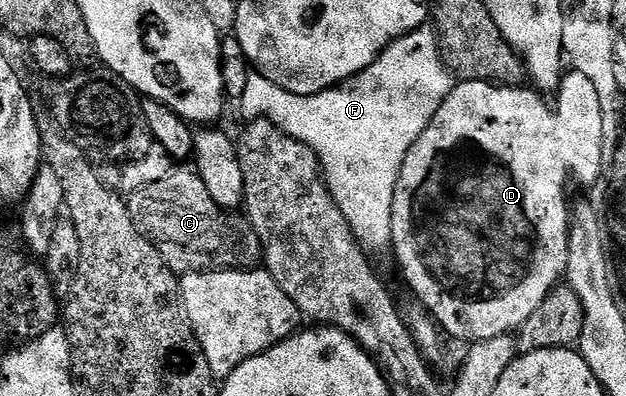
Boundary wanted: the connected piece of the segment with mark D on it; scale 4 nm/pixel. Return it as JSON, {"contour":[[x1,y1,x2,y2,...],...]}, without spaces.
{"contour":[[575,71,565,72,556,97,556,109,551,109,546,102,540,97,541,94,532,87,509,87,506,85,491,85,485,81,460,81,455,87,448,92,447,99,442,103,442,107,438,107,438,111,434,115,434,119,426,127,426,131,422,131,422,135,414,143,414,147,410,147,410,151,406,155,406,159,402,163,402,171,398,175,398,183,394,191,394,207,392,208,392,244,391,252,396,252,396,261,400,264,400,269,404,272,404,281,410,288,416,292,416,297,421,301,423,308,427,310,433,321,440,326,445,334,448,333,452,337,457,337,463,343,471,343,474,341,485,341,486,339,494,339,495,337,507,337,515,334,522,325,526,323,531,316,541,307,543,300,552,293,552,290,559,286,565,280,568,272,568,226,570,224,570,200,568,201,568,176,573,173,578,180,584,185,592,185,600,177,600,172,605,172,606,158,604,156,604,140,602,139,602,107,598,99,598,91,594,91,594,87,590,83,590,79,586,79,586,75]]}

